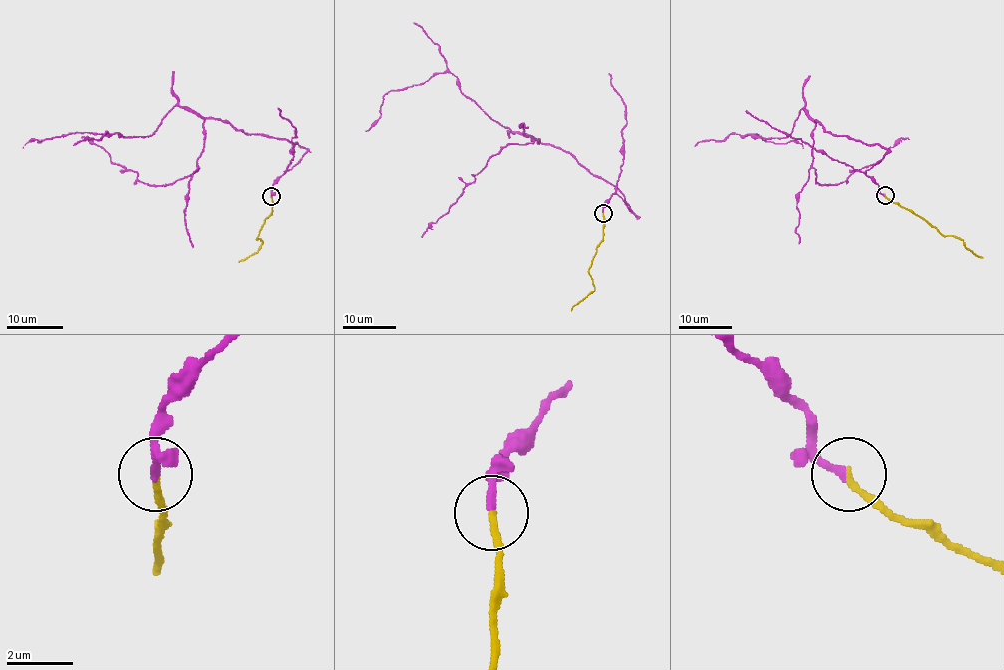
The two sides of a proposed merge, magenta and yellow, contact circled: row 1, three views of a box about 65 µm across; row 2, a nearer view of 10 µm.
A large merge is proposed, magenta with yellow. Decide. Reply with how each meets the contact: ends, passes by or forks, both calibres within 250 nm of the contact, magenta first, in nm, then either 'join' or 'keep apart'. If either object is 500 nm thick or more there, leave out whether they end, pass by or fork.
magenta ends; yellow ends; calibres 240 and 200 nm; join

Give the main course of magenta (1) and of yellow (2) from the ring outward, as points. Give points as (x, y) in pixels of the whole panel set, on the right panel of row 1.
1: (884, 195), (866, 171), (888, 151), (827, 133), (803, 109), (787, 137), (744, 137), (798, 141), (803, 149)
2: (884, 195), (912, 210), (943, 234), (956, 237), (975, 255), (983, 258)

